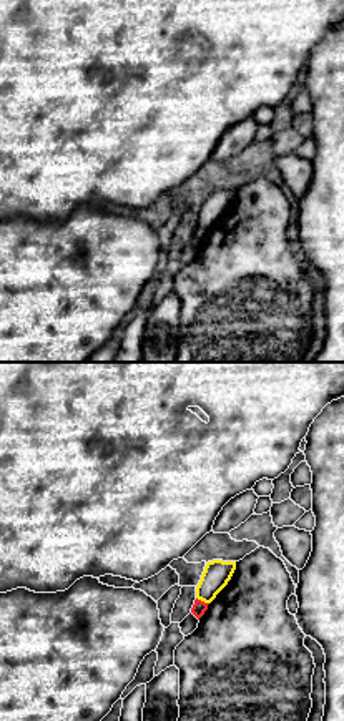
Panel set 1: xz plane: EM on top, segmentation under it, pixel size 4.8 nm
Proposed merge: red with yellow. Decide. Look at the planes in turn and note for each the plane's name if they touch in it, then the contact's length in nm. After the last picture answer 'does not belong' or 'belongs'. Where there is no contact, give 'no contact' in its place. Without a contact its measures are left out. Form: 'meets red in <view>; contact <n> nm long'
meets red in xz; contact 70 nm long

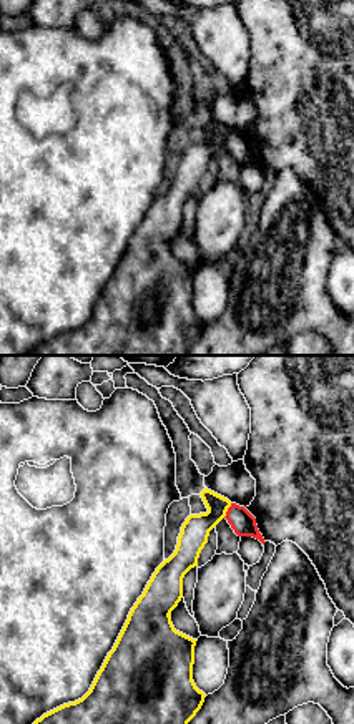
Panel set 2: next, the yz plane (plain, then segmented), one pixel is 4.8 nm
meets red in yz; contact 80 nm long

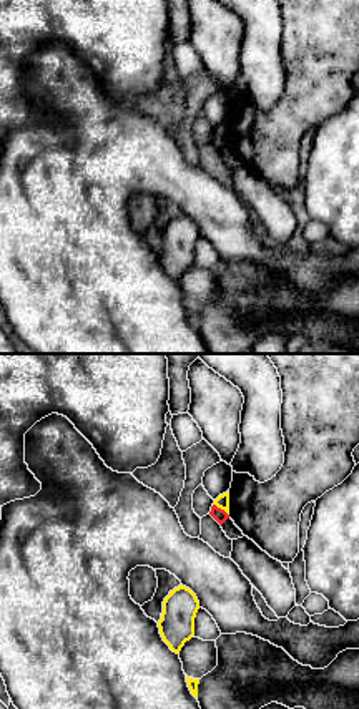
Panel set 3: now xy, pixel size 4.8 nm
meets red in xy; contact 100 nm long

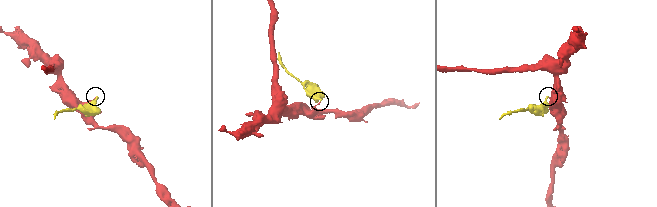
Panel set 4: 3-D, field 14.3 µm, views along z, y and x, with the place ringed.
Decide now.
does not belong

